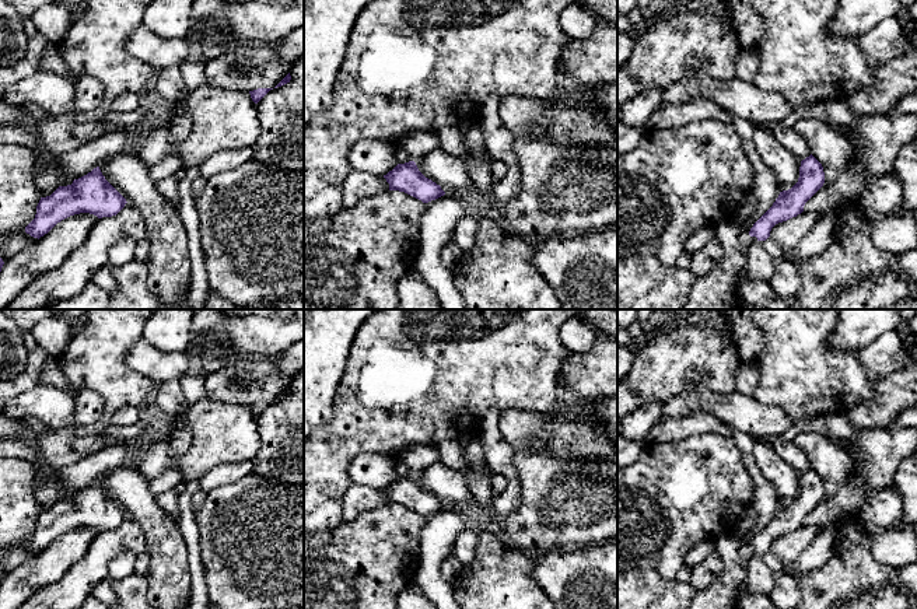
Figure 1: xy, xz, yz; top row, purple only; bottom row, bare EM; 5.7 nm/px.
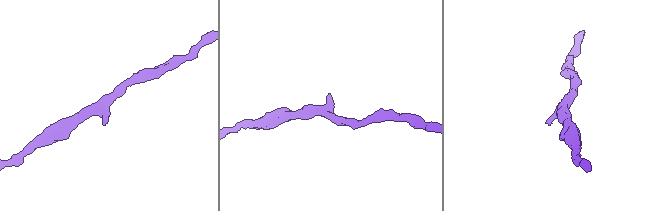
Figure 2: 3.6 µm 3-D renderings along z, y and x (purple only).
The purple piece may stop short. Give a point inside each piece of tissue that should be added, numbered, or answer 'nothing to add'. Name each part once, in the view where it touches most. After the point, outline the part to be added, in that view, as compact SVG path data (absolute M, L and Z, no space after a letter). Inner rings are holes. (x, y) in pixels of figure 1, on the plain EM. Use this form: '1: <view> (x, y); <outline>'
1: yz (746, 553); M748 545L741 547L741 559L742 559L742 563L746 568L748 568L749 560L752 557L755 557L756 554L757 554L757 552L750 550Z

